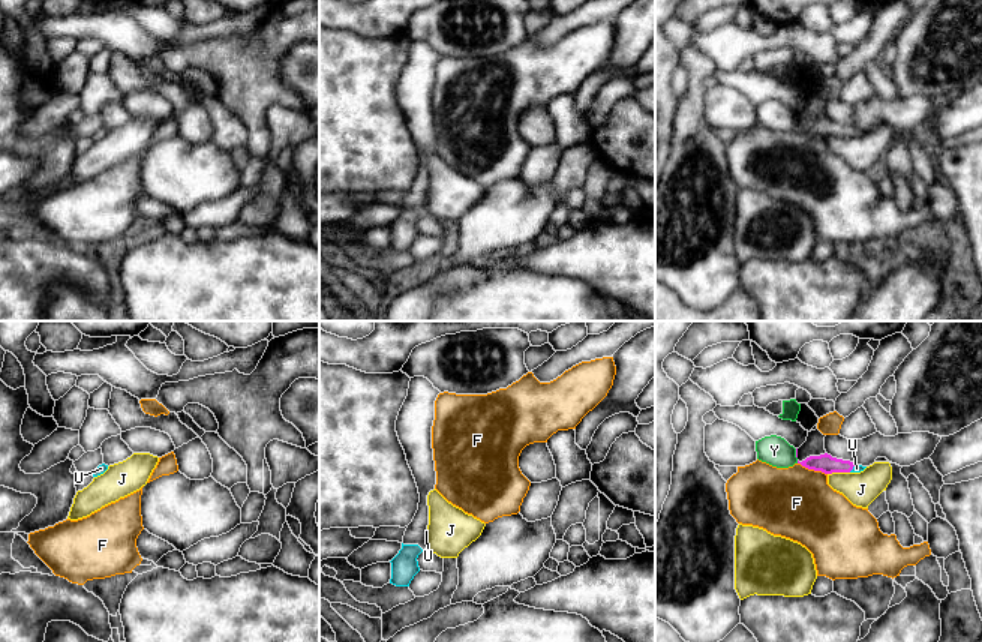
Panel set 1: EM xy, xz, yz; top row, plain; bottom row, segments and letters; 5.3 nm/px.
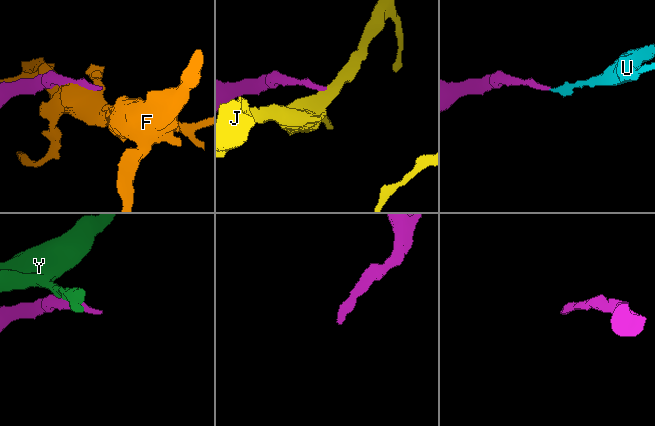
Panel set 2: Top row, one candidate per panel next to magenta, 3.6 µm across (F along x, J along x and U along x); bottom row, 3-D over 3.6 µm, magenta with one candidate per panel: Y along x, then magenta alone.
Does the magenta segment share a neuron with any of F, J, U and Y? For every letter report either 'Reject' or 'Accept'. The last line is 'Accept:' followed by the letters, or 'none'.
F: Reject
J: Reject
U: Accept
Y: Reject
Accept: U

